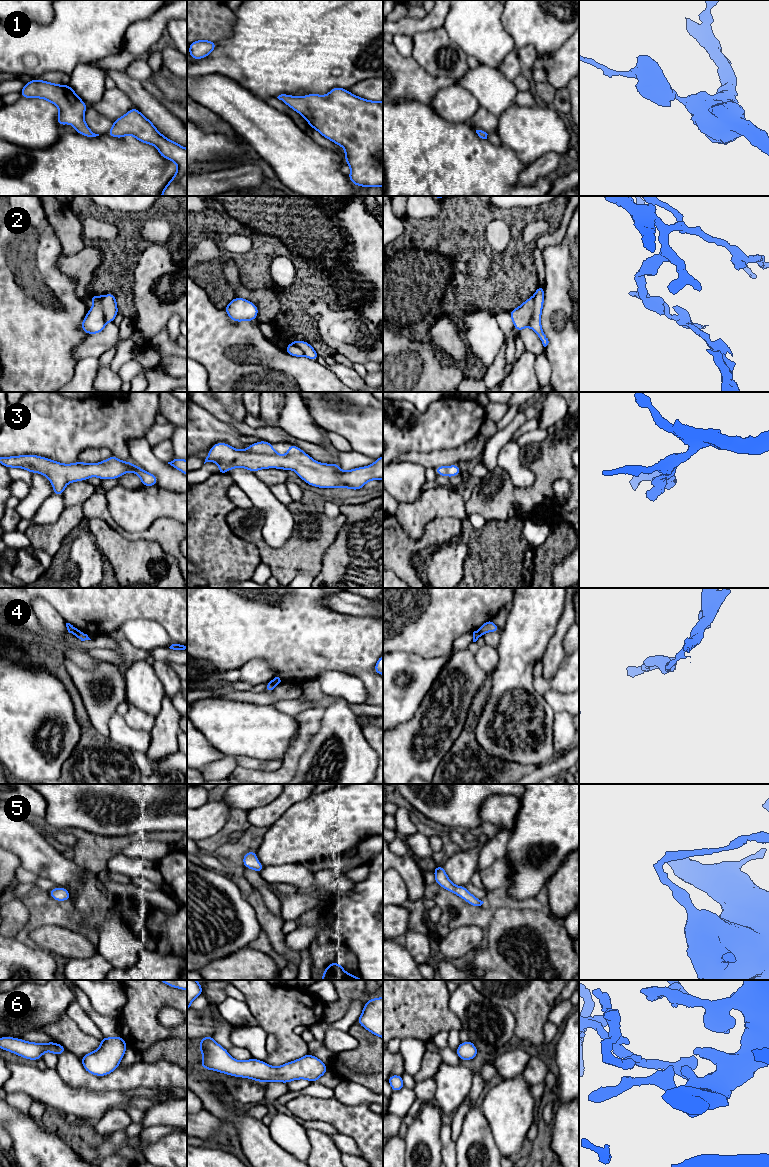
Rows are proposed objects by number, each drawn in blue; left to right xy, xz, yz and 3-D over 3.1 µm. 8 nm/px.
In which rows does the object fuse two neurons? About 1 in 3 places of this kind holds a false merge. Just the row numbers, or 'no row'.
2, 4

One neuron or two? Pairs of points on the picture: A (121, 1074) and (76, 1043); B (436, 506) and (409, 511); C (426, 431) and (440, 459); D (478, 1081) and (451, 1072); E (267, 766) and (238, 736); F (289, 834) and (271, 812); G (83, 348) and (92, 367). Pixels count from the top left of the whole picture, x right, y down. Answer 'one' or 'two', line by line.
A: two
B: one
C: two
D: two
E: two
F: two
G: two

